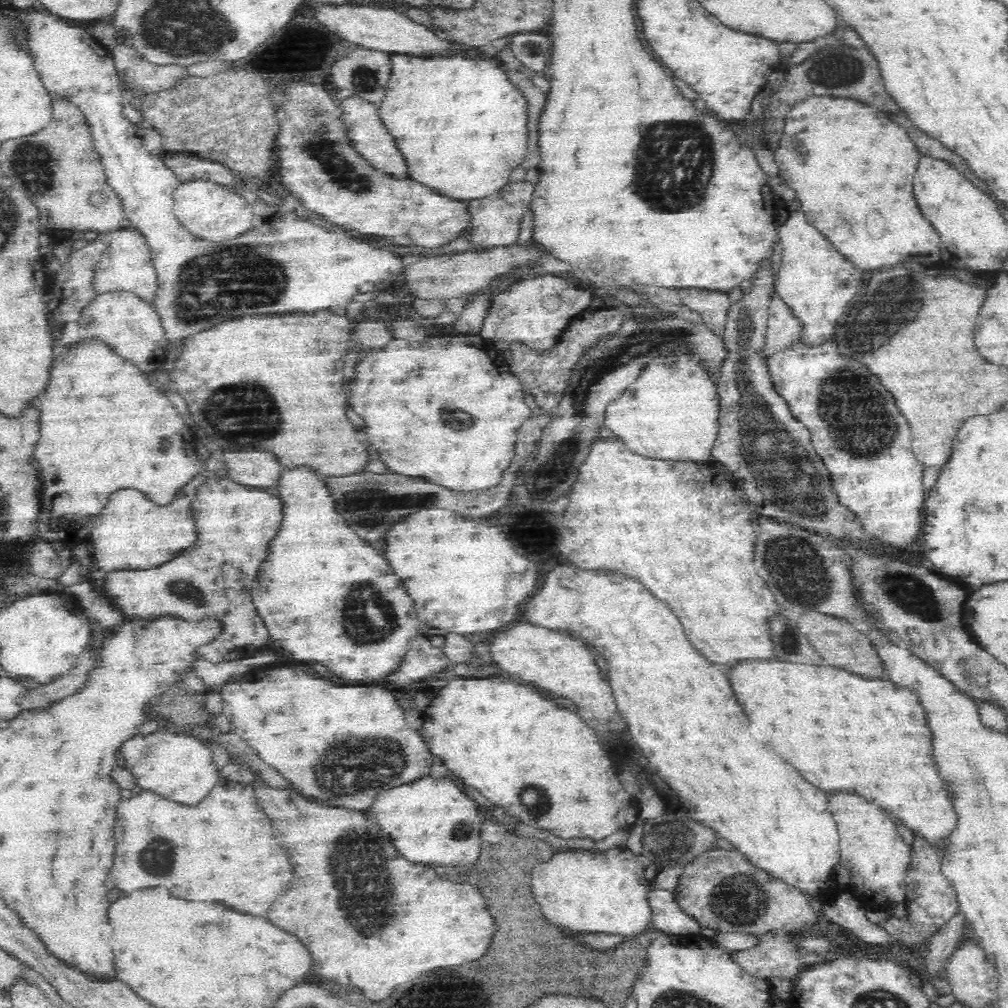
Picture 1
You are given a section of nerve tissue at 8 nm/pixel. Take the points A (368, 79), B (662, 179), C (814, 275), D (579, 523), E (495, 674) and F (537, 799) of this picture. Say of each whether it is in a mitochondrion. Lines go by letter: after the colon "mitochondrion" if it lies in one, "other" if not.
A: mitochondrion
B: mitochondrion
C: other
D: other
E: other
F: mitochondrion

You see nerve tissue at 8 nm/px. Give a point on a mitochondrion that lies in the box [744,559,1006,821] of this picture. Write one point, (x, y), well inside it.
(913, 595)

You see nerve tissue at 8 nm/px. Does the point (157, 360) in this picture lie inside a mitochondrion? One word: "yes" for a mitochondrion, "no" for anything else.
no

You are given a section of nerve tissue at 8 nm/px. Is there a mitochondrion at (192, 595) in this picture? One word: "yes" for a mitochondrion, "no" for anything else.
yes

